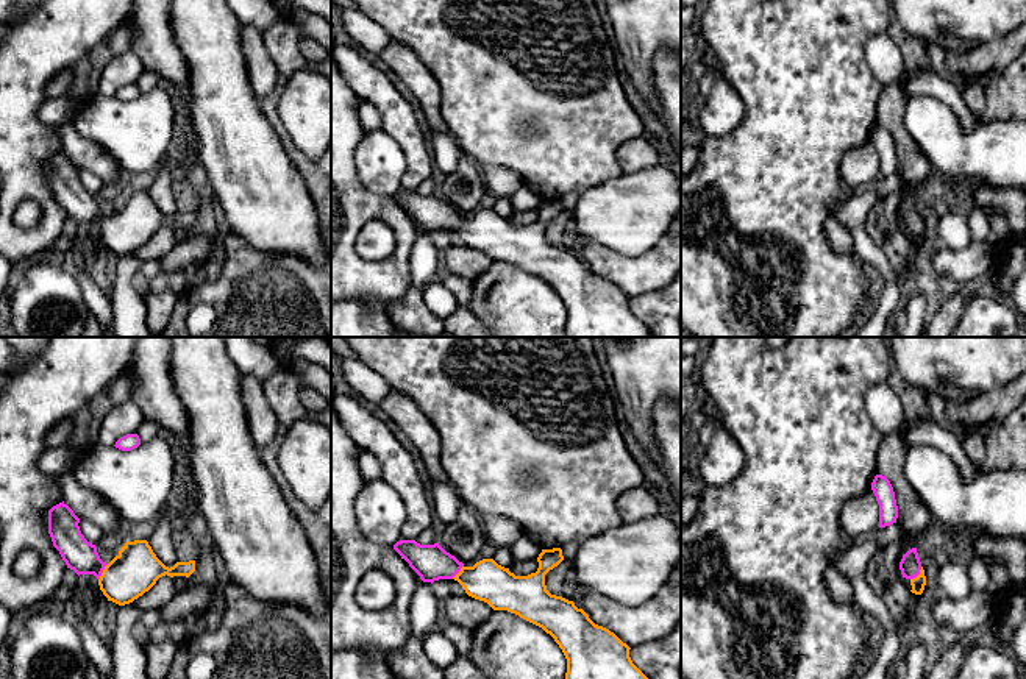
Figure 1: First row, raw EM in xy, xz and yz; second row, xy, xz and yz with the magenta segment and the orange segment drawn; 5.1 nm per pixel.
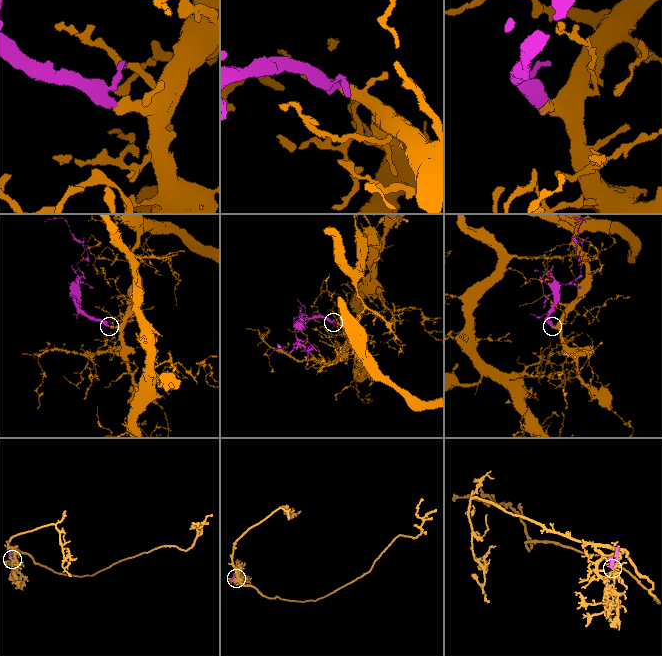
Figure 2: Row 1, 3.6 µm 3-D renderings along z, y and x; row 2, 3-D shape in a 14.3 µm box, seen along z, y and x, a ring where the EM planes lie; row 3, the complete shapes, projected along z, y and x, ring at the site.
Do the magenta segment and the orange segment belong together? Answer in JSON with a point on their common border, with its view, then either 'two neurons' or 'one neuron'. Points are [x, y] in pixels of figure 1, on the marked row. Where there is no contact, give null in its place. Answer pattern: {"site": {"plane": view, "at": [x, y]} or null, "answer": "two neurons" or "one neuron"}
{"site": {"plane": "xy", "at": [102, 572]}, "answer": "one neuron"}

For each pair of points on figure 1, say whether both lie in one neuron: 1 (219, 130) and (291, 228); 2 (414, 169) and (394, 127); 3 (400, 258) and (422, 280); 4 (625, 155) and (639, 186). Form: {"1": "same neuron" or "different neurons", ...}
{"1": "same neuron", "2": "same neuron", "3": "different neurons", "4": "different neurons"}

